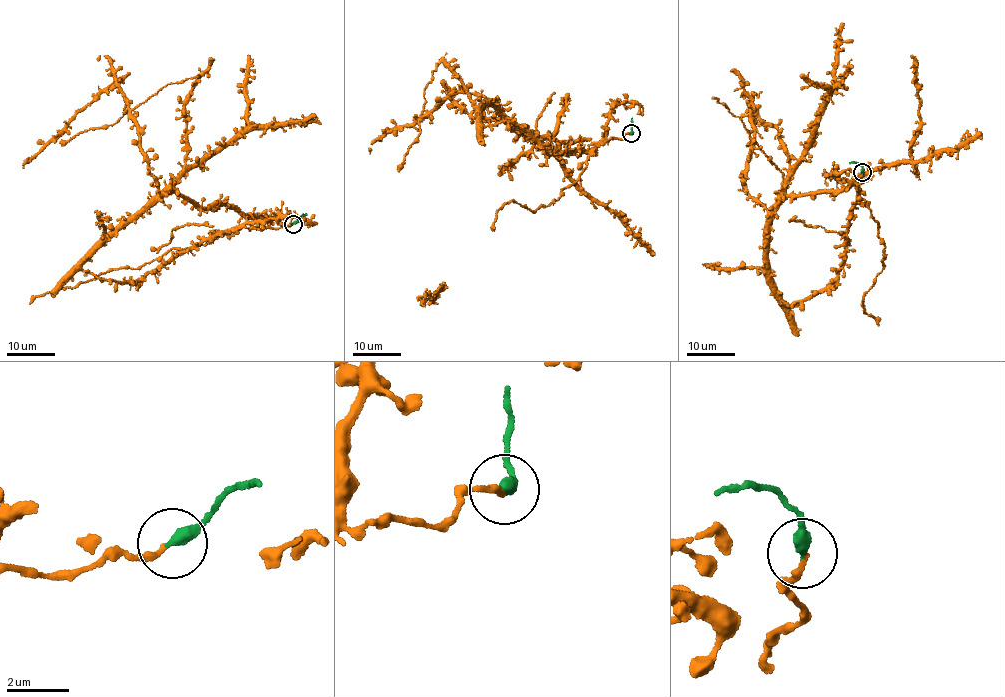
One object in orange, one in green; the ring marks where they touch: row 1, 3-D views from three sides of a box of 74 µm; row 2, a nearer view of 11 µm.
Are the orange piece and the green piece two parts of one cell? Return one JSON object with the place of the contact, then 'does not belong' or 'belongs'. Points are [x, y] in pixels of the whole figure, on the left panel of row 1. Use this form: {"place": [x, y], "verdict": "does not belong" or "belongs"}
{"place": [293, 224], "verdict": "belongs"}

